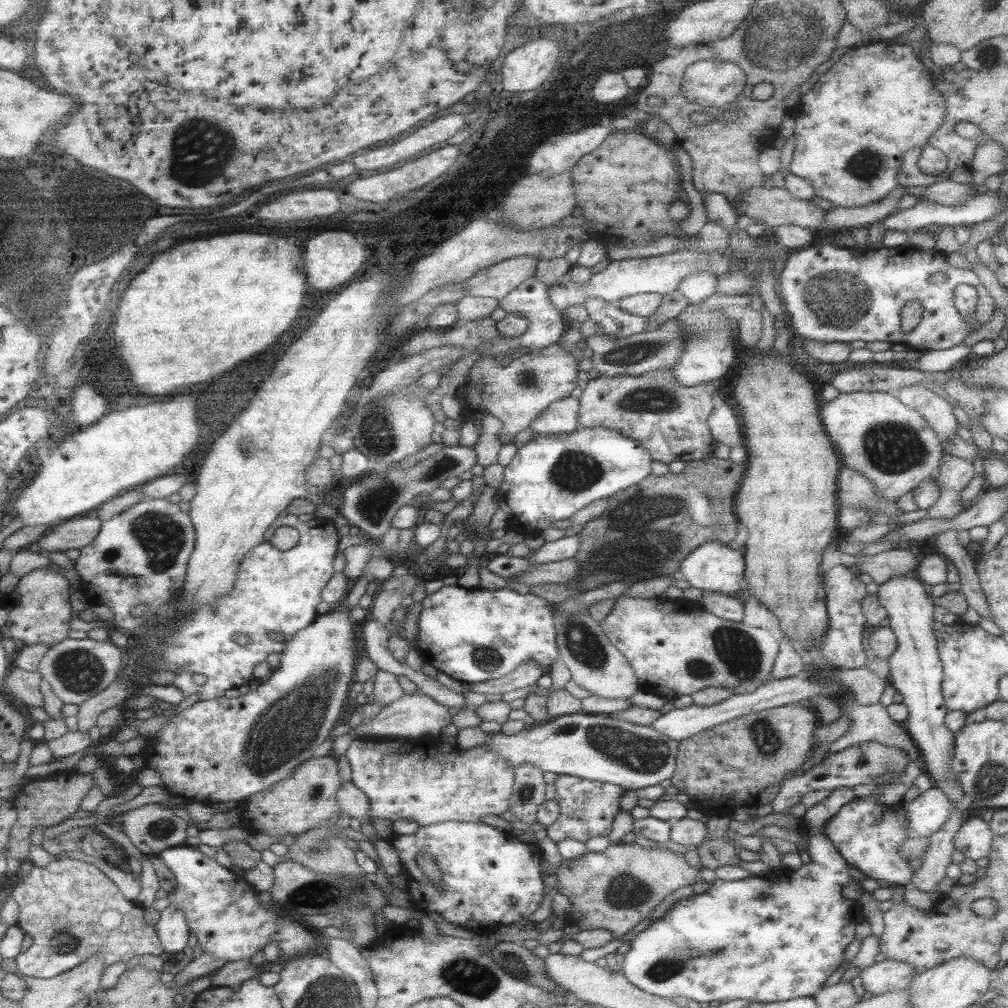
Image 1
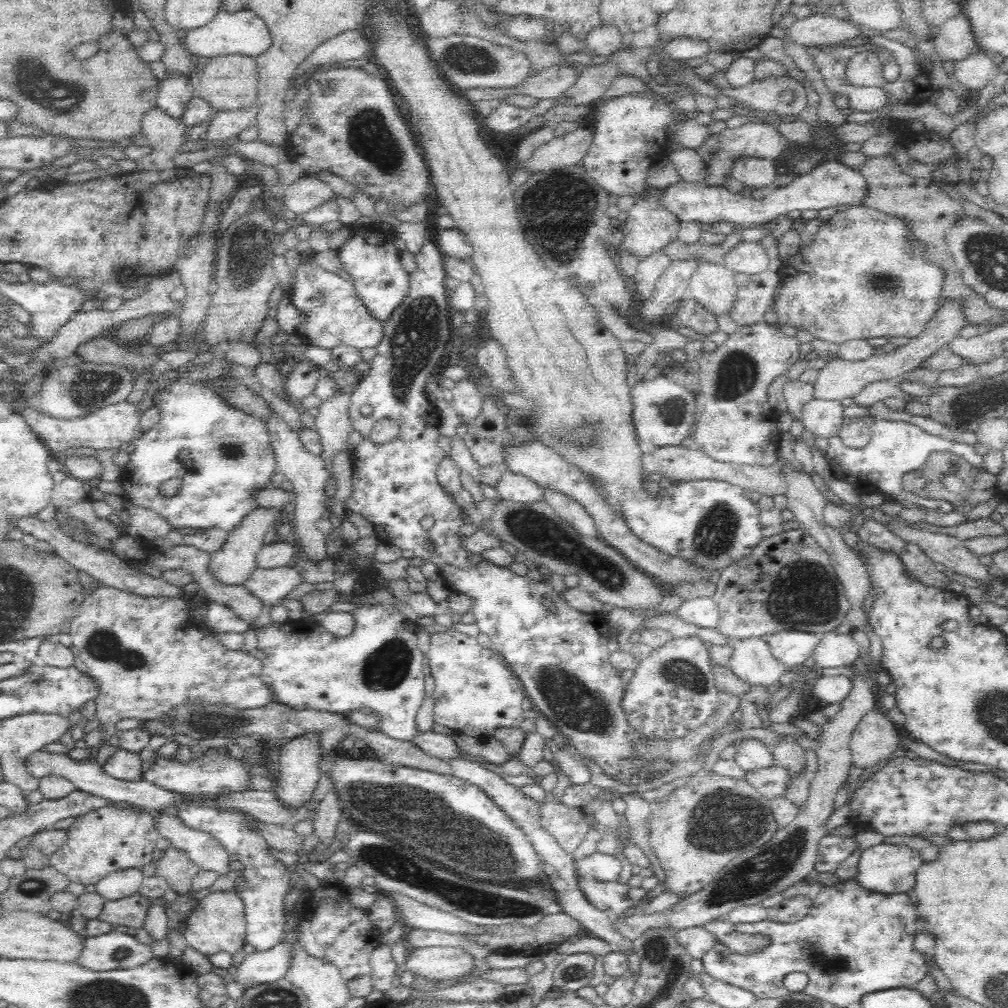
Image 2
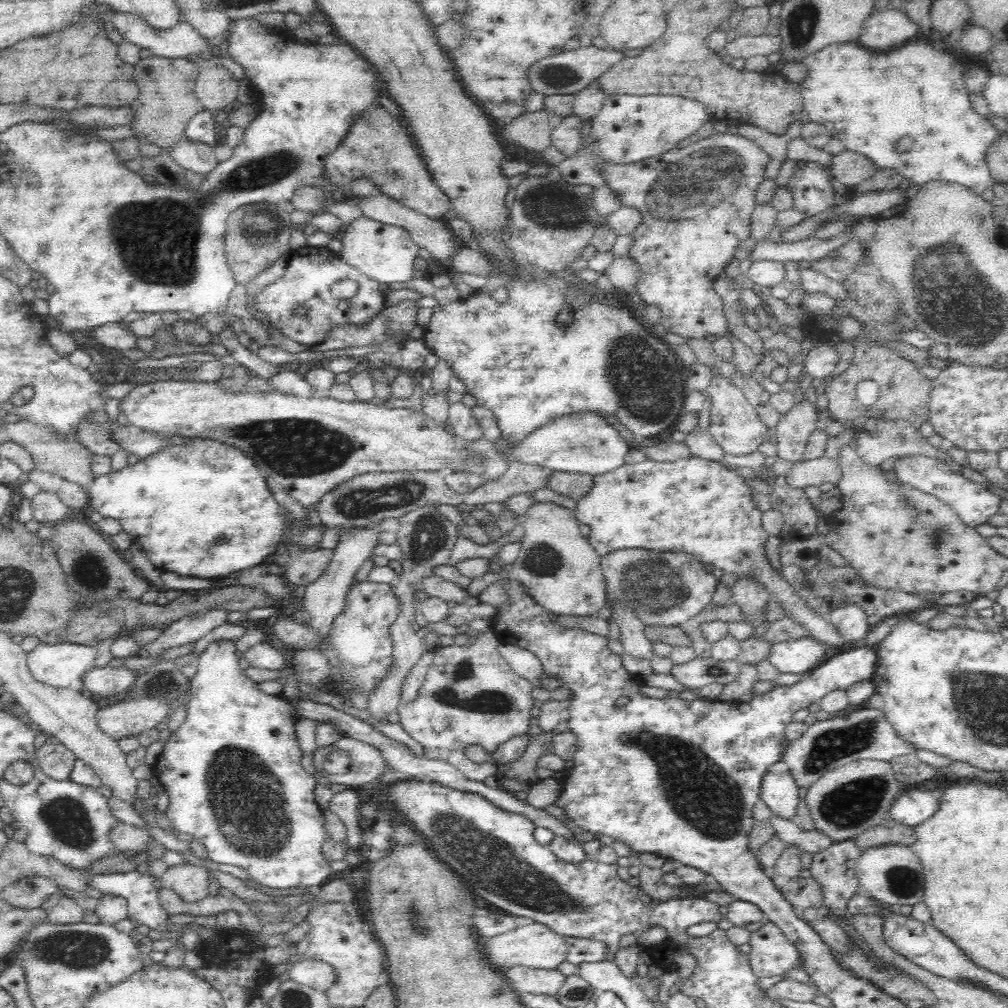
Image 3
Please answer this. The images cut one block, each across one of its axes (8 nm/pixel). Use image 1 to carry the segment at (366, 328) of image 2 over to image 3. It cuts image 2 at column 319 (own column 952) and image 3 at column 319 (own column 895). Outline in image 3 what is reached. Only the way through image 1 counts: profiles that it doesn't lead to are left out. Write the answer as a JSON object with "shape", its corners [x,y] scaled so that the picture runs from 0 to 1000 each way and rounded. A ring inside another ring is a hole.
{"shape":[[[302,244],[295,249],[290,249],[286,270],[282,276],[266,284],[258,296],[256,296],[255,307],[263,310],[268,314],[269,324],[276,326],[282,333],[303,341],[306,345],[317,341],[322,329],[337,321],[358,322],[373,315],[373,312],[382,303],[382,290],[377,288],[377,281],[368,277],[359,269],[339,260],[335,255],[319,256],[315,246]],[[340,276],[347,276],[357,283],[355,292],[345,300],[333,300],[328,294],[326,284],[332,279]],[[304,302],[309,305],[309,310],[304,314],[294,314],[292,306]]]}

